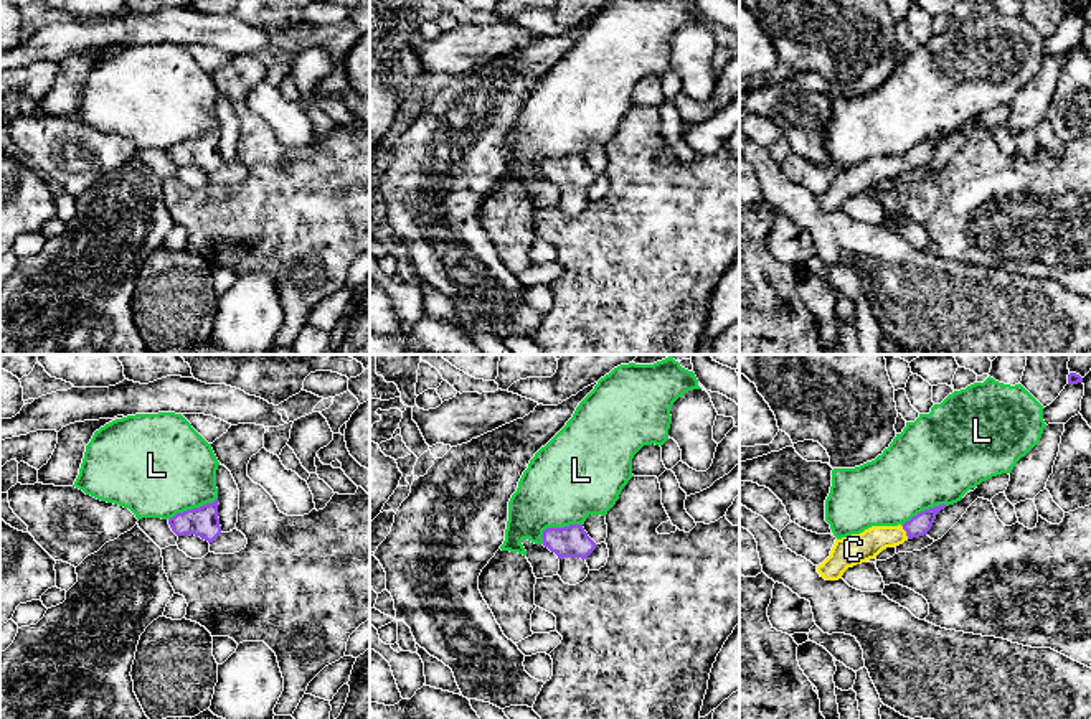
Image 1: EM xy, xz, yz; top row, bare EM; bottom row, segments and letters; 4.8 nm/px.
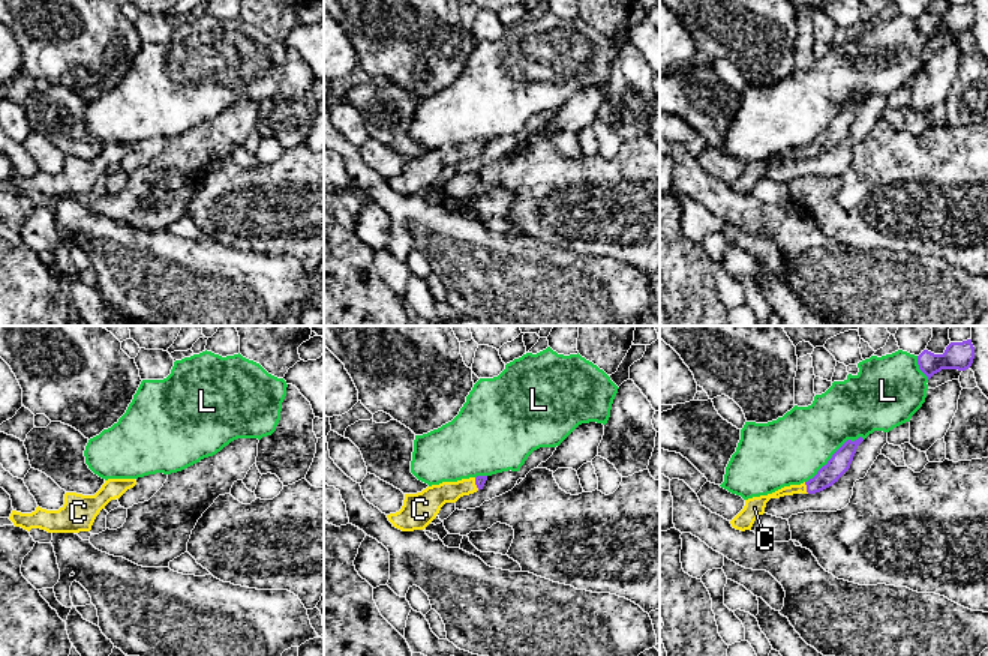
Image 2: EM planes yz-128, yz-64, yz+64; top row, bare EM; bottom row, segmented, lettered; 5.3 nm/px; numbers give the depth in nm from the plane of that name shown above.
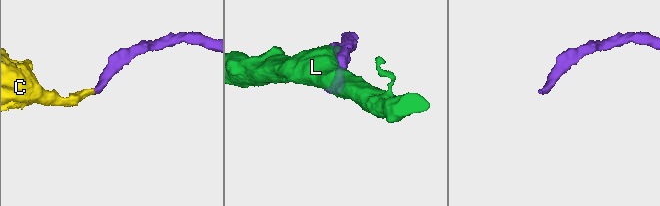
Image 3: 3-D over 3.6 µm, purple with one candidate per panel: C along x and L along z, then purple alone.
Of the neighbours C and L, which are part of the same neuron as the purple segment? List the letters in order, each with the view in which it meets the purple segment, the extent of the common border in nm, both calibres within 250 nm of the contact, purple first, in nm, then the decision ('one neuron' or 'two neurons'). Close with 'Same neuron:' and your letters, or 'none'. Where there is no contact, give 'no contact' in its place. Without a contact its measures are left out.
C: contact in yz; length 70 nm; calibres 100 and 140 nm; one neuron
L: contact in xz; length 220 nm; calibres 160 and 400 nm; two neurons
Same neuron: C

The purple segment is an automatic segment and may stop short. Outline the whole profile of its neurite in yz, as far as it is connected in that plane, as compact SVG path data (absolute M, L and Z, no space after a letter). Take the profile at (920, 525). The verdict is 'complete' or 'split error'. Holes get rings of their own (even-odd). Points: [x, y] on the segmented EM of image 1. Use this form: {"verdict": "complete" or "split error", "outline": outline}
{"verdict": "split error", "outline": "M939 505L924 510L903 526L871 526L860 534L835 539L830 556L817 566L817 572L825 580L842 579L848 567L875 559L883 549L928 534L936 515L944 508L946 505Z"}

